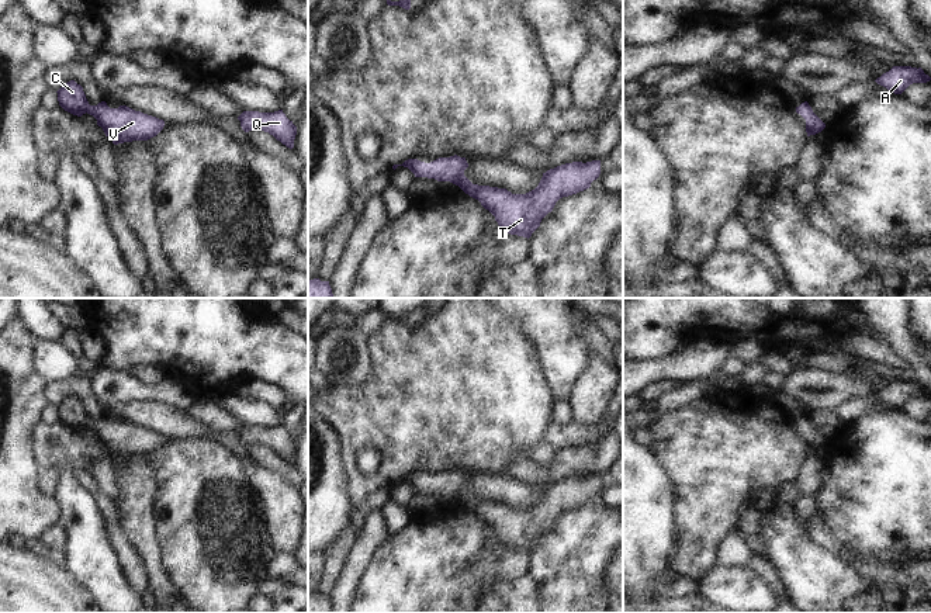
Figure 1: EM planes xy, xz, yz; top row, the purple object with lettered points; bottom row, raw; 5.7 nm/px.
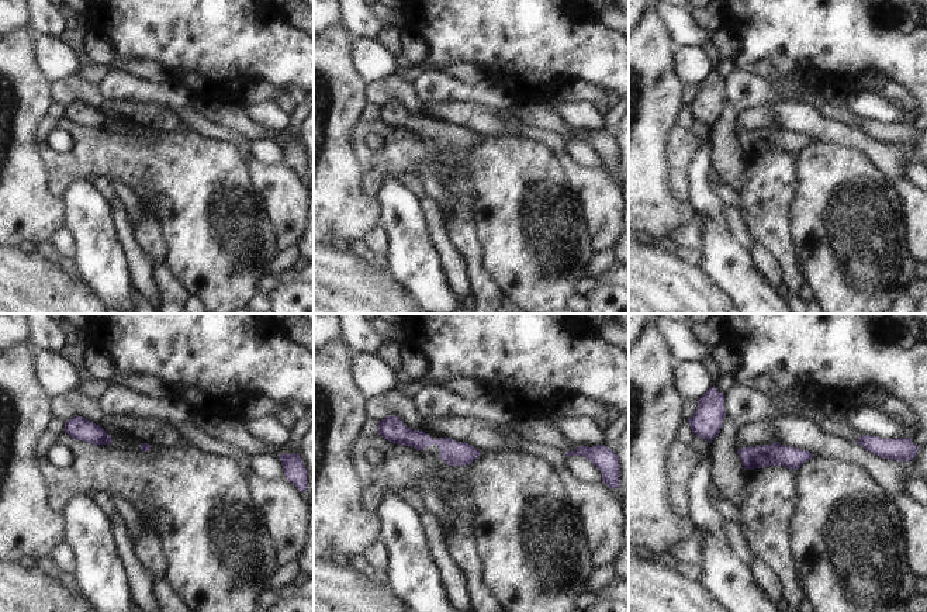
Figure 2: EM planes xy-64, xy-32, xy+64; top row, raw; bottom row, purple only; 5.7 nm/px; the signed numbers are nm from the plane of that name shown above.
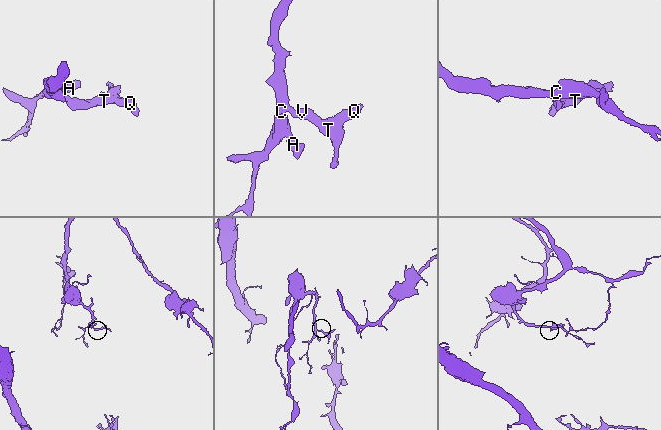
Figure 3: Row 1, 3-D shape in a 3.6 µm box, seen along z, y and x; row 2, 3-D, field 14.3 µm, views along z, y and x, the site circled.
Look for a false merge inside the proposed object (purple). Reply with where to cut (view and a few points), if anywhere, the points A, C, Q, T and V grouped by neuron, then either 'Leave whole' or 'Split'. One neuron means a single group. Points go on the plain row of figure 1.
No split. Groups: A C Q T V. Leave whole.

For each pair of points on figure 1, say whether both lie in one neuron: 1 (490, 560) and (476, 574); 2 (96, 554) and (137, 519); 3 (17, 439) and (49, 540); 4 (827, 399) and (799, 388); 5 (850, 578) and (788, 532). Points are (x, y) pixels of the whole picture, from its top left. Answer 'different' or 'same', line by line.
1: same
2: different
3: different
4: same
5: same

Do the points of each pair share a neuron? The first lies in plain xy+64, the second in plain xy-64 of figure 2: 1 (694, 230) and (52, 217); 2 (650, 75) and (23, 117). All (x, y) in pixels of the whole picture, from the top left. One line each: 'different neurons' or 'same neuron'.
1: different neurons
2: same neuron

